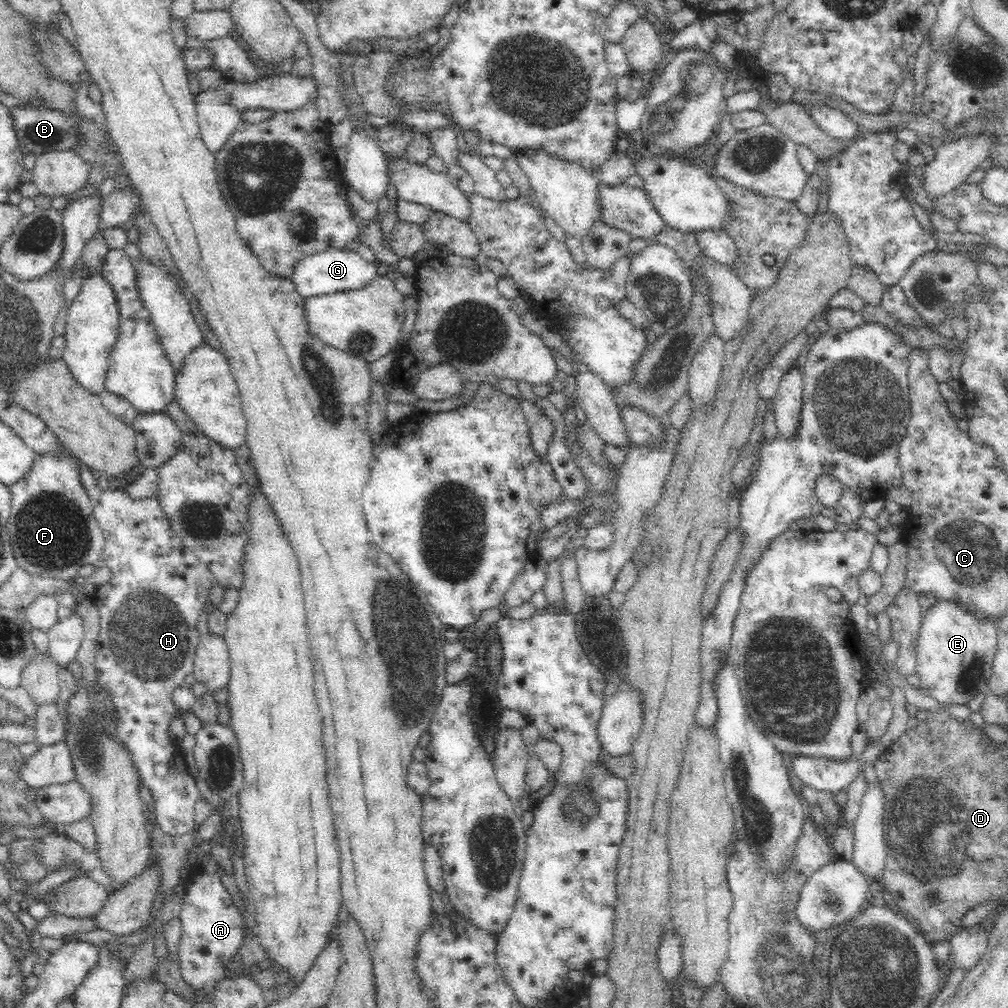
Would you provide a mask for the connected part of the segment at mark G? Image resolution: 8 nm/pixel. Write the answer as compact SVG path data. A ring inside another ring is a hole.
M347 247L343 249L328 249L318 254L306 256L297 262L296 268L291 275L298 293L304 298L315 297L335 293L338 291L346 292L349 290L360 290L366 288L374 278L378 276L378 262L368 261L362 258L356 250Z

